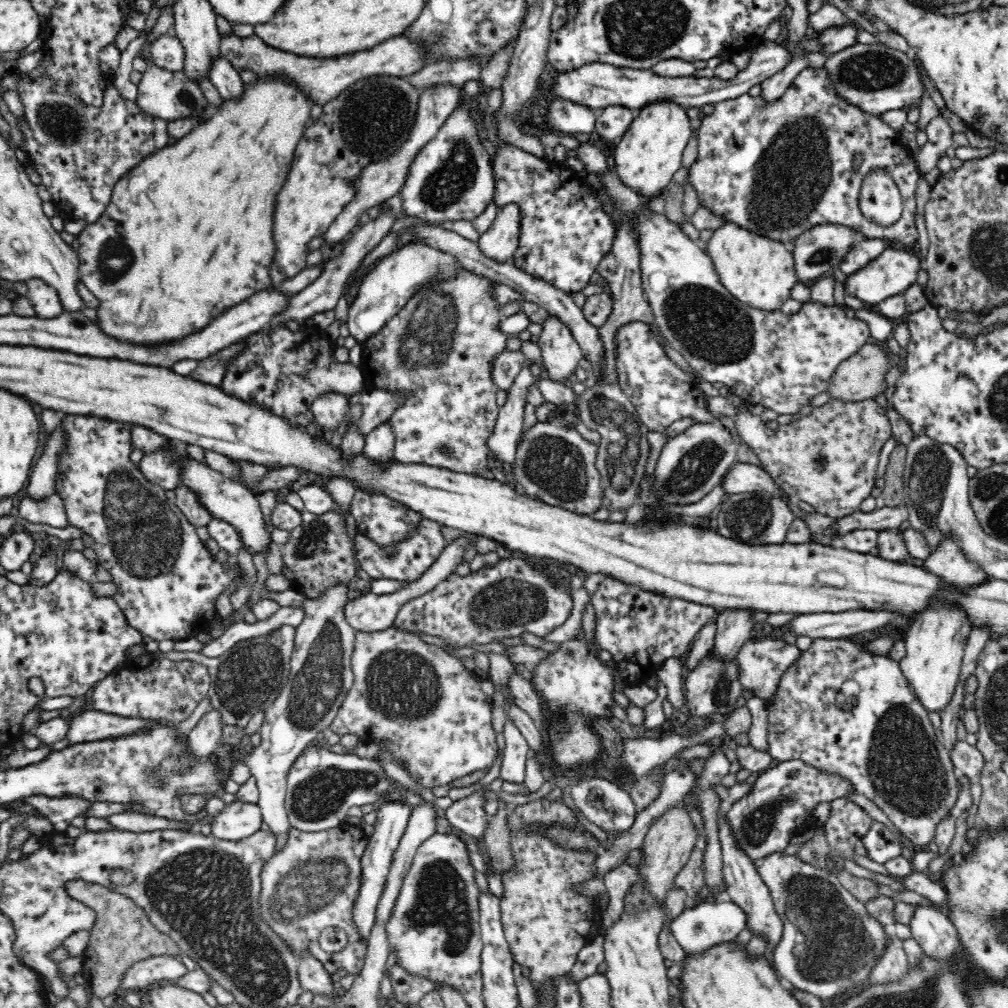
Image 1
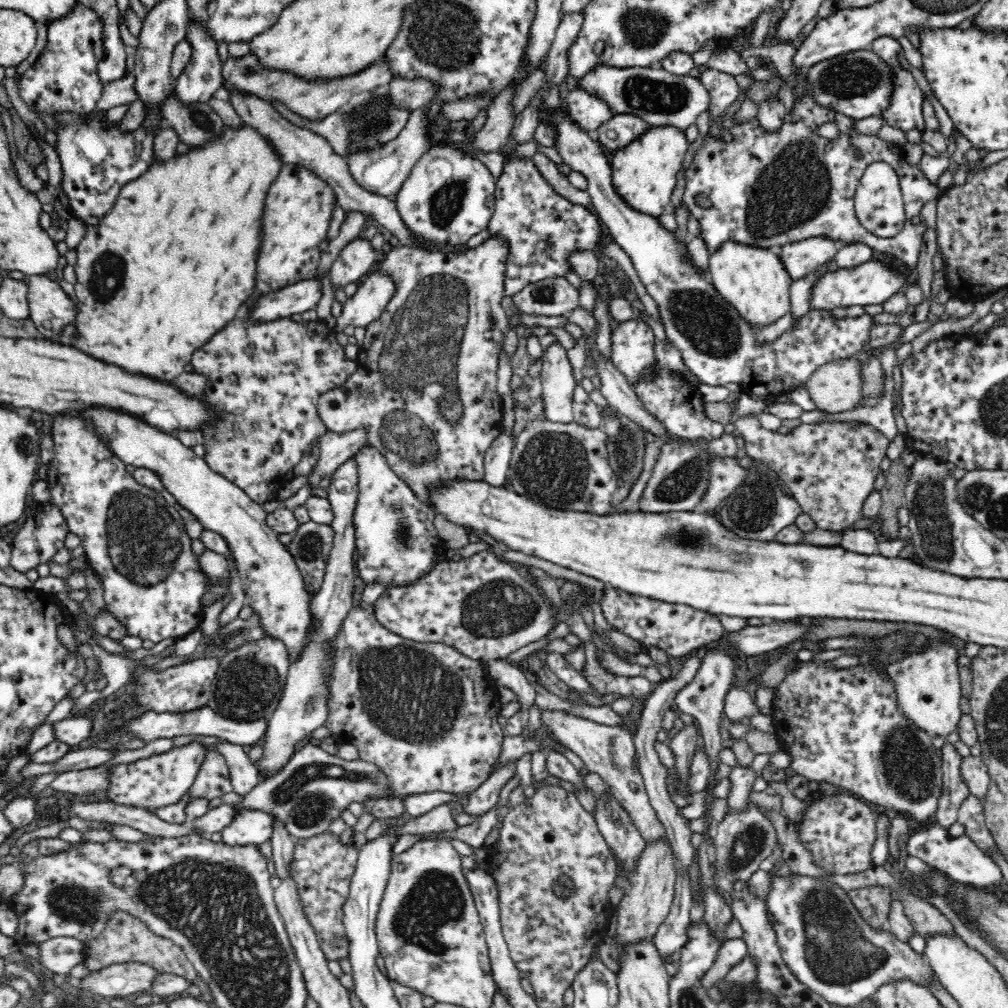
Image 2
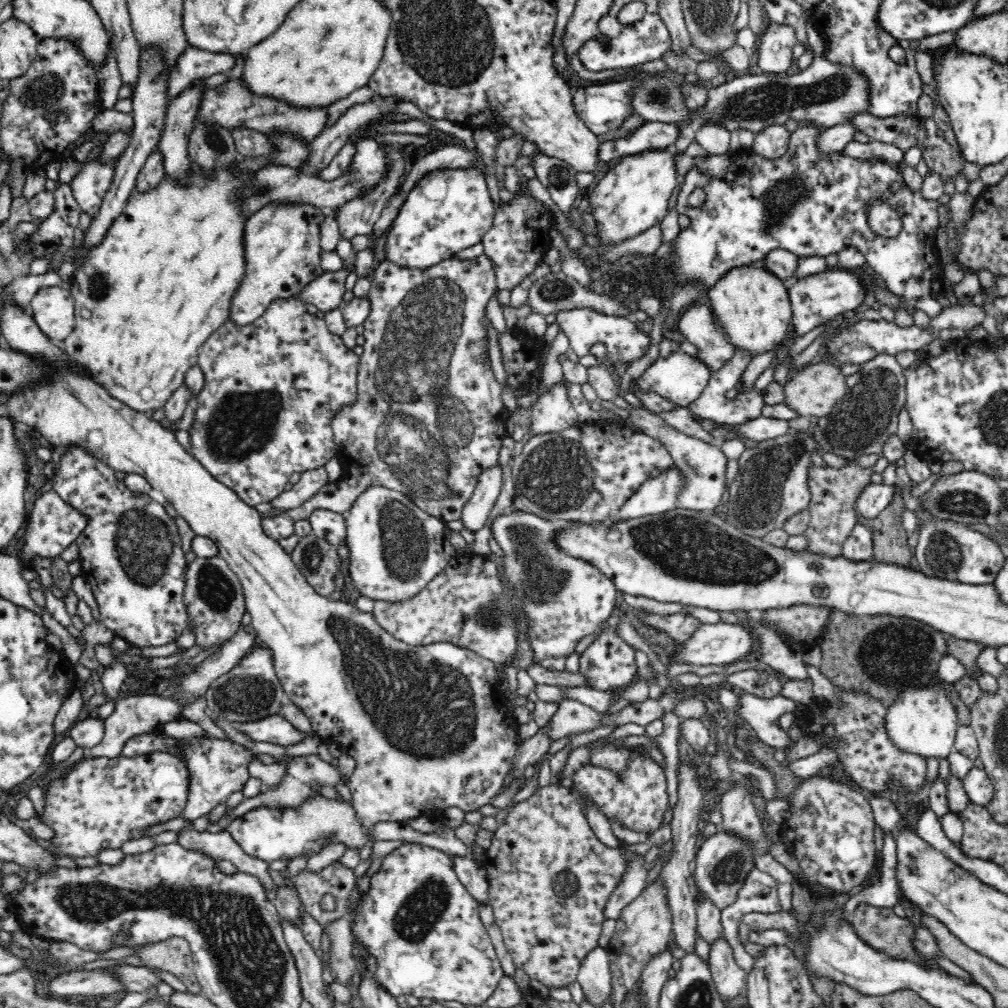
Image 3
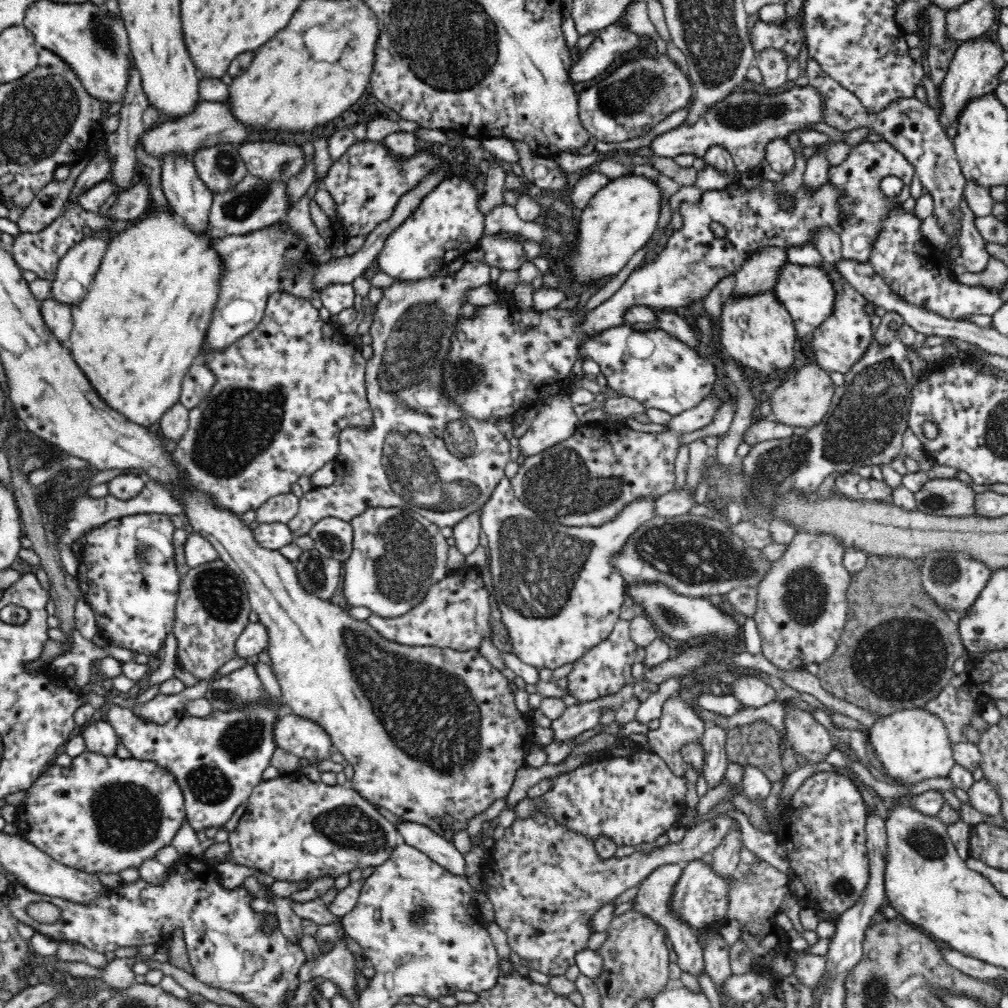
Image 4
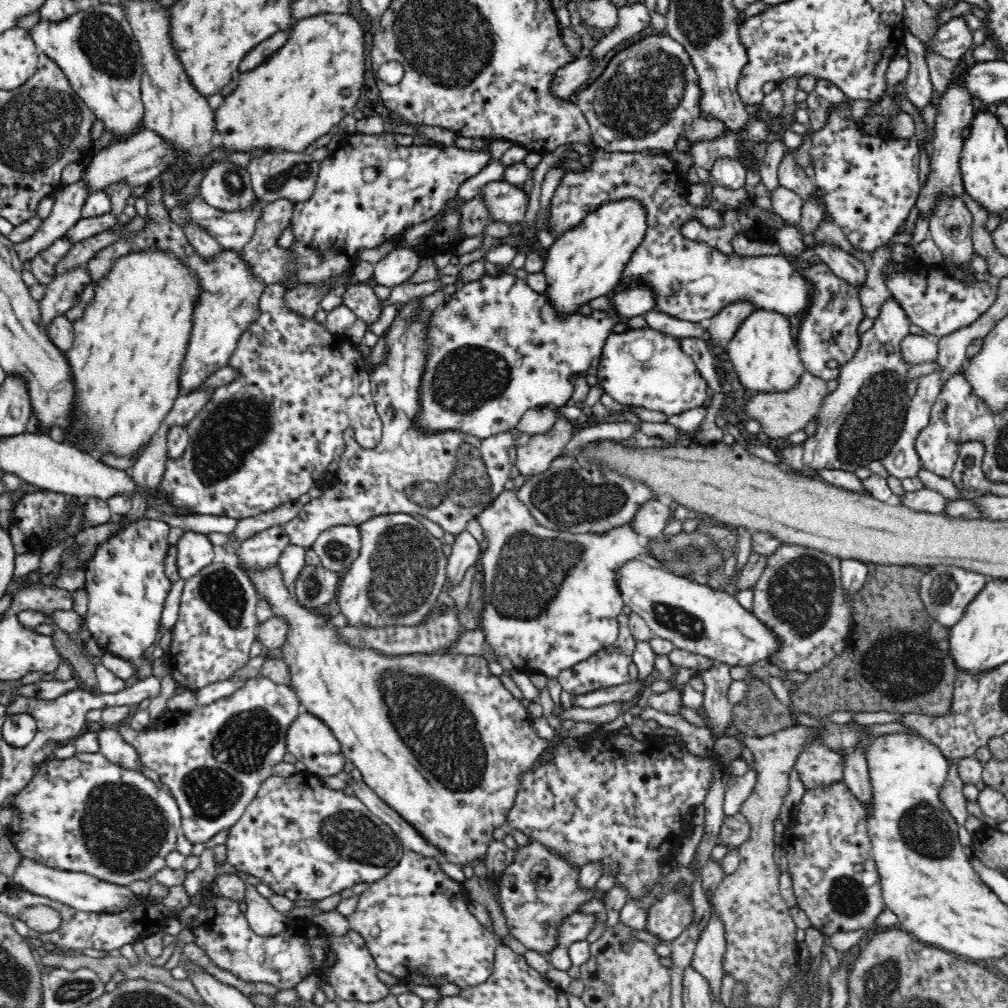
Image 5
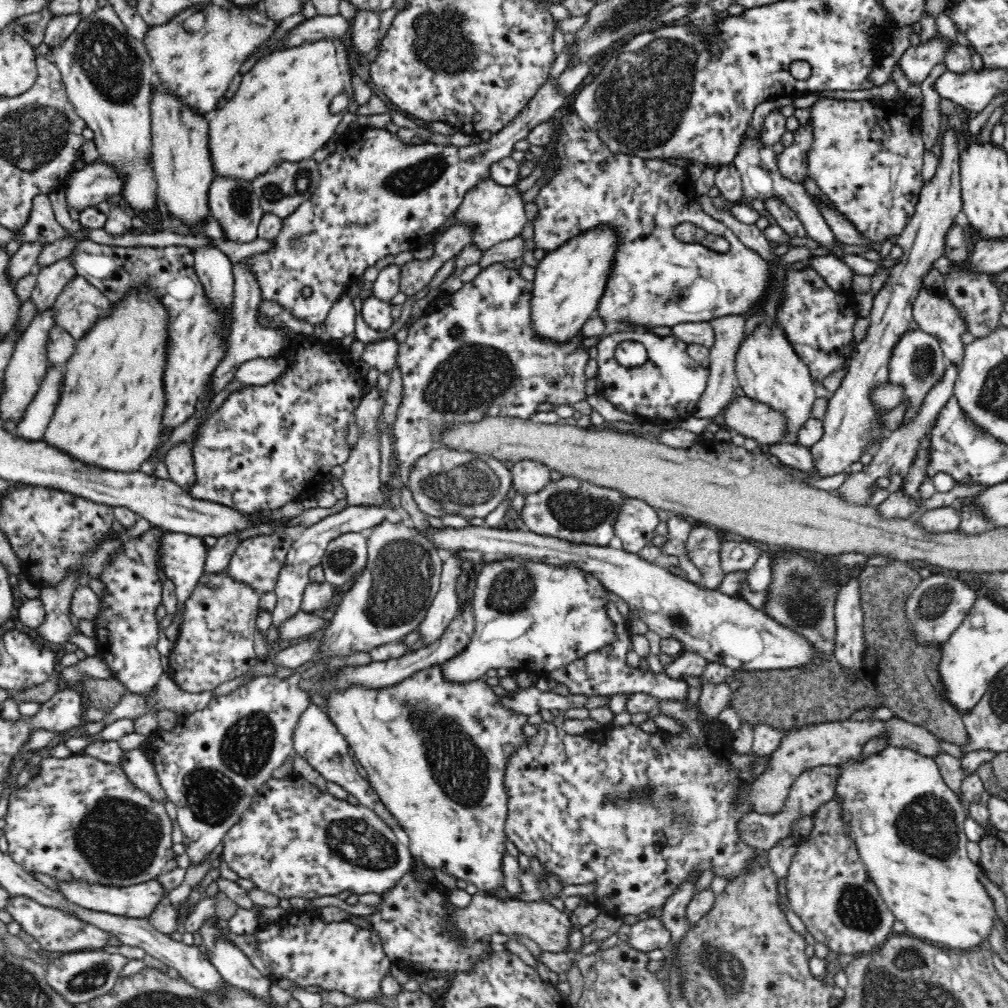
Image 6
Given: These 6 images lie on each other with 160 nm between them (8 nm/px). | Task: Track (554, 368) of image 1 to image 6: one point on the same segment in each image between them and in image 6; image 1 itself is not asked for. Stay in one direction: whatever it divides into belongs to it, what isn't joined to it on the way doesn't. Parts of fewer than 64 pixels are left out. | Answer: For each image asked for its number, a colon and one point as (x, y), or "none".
2: (557, 380)
3: (552, 413)
4: (556, 421)
5: (533, 456)
6: (528, 477)

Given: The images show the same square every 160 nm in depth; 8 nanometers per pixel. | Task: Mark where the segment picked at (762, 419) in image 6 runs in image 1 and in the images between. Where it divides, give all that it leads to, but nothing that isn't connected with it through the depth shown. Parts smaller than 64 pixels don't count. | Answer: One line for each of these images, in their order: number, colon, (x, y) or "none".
1: (860, 377)
2: (835, 387)
3: (812, 391)
4: (802, 401)
5: (781, 414)

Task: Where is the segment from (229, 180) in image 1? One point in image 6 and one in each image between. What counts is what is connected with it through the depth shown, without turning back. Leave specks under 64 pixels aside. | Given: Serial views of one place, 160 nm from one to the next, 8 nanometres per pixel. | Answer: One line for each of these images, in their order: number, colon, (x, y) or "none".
2: (181, 242)
3: (146, 299)
4: (140, 328)
5: (129, 345)
6: (108, 415)

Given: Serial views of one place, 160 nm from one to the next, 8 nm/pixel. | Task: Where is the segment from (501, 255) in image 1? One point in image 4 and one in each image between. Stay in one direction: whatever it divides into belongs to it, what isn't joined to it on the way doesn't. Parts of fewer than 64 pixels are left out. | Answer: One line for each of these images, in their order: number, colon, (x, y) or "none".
2: (425, 392)
3: (429, 419)
4: (404, 461)

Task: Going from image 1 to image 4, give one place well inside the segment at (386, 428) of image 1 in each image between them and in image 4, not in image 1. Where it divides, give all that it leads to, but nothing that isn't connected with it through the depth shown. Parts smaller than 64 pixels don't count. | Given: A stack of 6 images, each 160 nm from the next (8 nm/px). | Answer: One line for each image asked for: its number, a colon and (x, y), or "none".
2: (397, 542)
3: (395, 549)
4: (397, 555)

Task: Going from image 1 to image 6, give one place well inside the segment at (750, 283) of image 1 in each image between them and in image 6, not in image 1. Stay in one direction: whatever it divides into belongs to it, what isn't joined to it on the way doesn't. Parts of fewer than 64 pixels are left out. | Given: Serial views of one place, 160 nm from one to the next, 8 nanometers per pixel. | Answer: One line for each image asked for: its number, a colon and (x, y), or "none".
2: (753, 280)
3: (753, 307)
4: (758, 332)
5: (763, 352)
6: (768, 370)

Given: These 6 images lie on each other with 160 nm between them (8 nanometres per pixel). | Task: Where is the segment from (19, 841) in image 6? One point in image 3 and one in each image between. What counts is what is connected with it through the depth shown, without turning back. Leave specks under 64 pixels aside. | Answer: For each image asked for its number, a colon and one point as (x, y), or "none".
3: (99, 804)
4: (104, 815)
5: (85, 814)

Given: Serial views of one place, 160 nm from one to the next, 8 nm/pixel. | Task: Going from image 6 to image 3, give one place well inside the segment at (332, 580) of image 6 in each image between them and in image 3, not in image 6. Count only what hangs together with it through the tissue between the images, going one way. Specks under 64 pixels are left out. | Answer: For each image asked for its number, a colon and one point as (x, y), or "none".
3: (330, 526)
4: (332, 537)
5: (337, 547)

